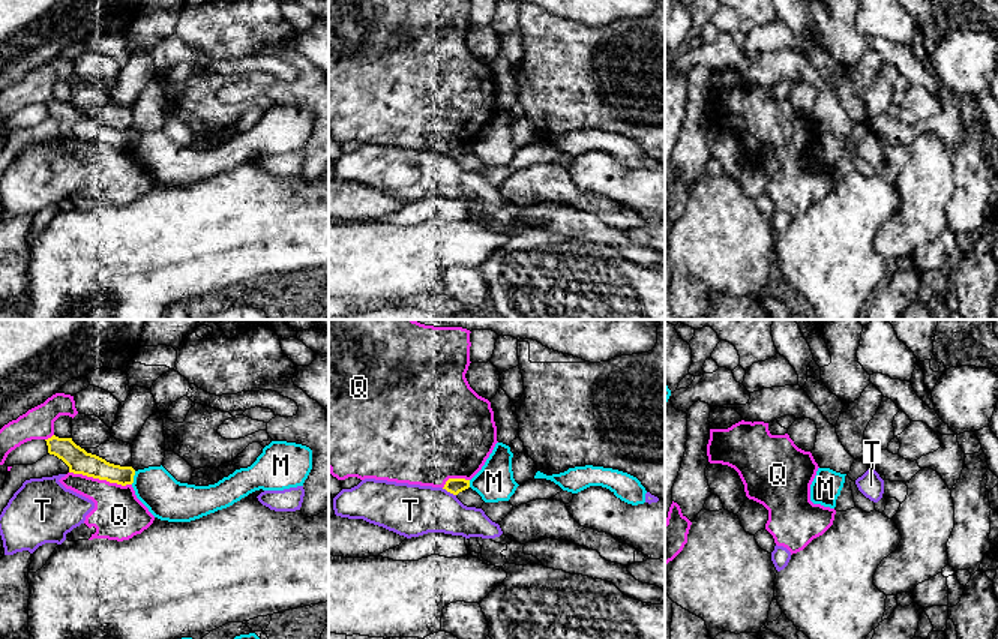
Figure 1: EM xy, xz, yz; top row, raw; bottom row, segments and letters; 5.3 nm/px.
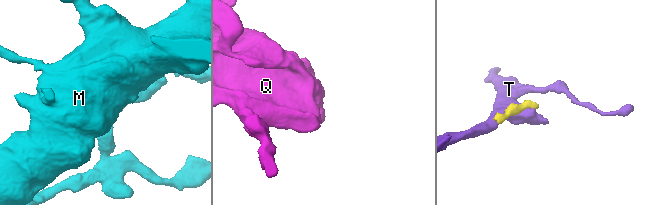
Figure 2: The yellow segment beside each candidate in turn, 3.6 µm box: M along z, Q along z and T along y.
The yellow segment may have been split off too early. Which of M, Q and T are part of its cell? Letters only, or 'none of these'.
none of these

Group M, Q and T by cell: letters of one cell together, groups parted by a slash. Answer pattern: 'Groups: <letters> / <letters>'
Groups: M / Q / T

